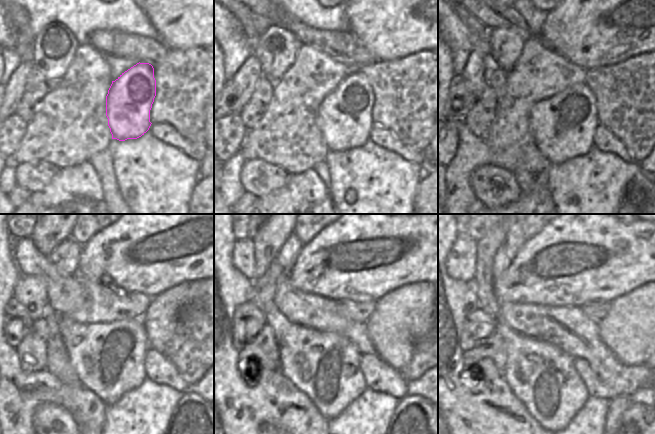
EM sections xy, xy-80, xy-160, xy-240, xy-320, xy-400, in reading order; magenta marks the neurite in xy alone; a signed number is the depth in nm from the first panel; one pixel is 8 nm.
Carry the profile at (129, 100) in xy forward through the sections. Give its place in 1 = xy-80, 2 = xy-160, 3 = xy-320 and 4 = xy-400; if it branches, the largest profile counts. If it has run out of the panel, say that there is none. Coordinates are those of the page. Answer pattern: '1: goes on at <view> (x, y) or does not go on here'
1: goes on at xy-80 (344, 119)
2: goes on at xy-160 (563, 126)
3: goes on at xy-320 (326, 368)
4: goes on at xy-400 (541, 376)

